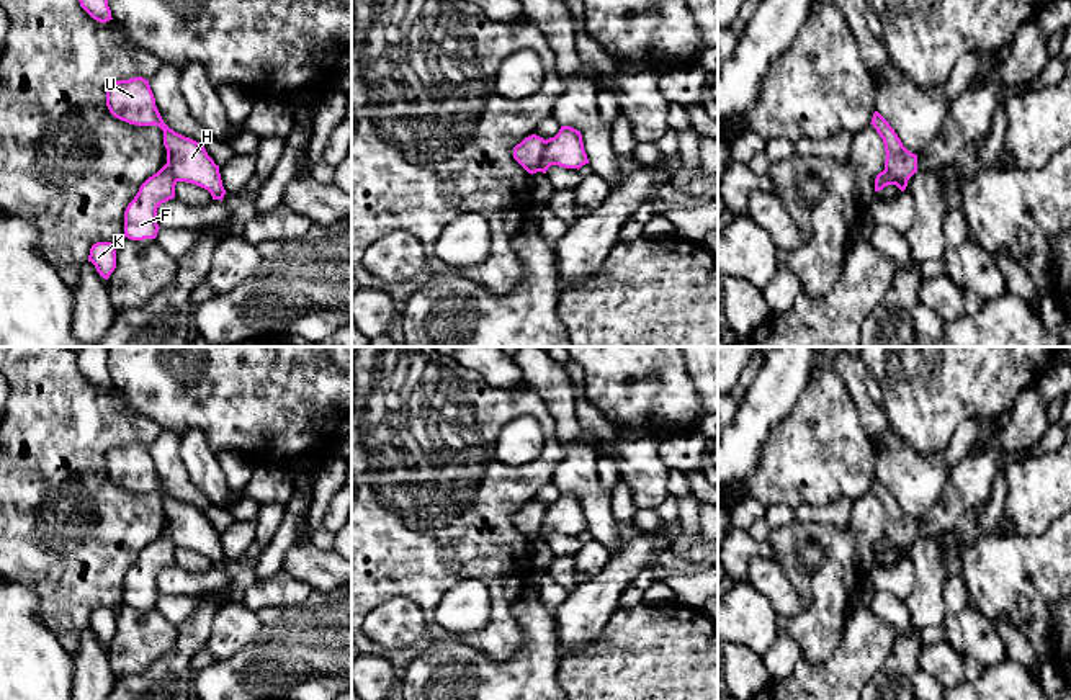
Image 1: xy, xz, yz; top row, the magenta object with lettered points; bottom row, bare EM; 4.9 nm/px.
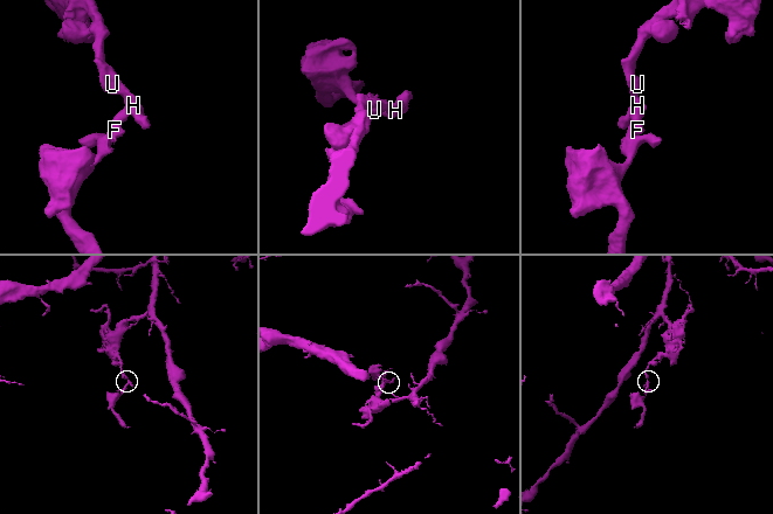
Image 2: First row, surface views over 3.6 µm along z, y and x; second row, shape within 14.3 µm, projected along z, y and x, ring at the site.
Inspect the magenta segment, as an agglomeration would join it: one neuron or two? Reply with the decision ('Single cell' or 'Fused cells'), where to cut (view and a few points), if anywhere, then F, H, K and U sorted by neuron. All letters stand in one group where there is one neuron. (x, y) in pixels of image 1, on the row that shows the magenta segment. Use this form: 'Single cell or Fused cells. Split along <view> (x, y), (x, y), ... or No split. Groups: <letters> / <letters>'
Fused cells. Split along xz (546, 141), (538, 170). Groups: F K / H U

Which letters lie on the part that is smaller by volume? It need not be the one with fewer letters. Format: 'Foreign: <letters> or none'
Foreign: F, K

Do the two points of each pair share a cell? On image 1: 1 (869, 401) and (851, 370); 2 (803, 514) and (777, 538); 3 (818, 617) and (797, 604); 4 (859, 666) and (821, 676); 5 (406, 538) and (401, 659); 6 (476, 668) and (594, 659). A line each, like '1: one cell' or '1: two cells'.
1: one cell
2: two cells
3: two cells
4: one cell
5: one cell
6: two cells

